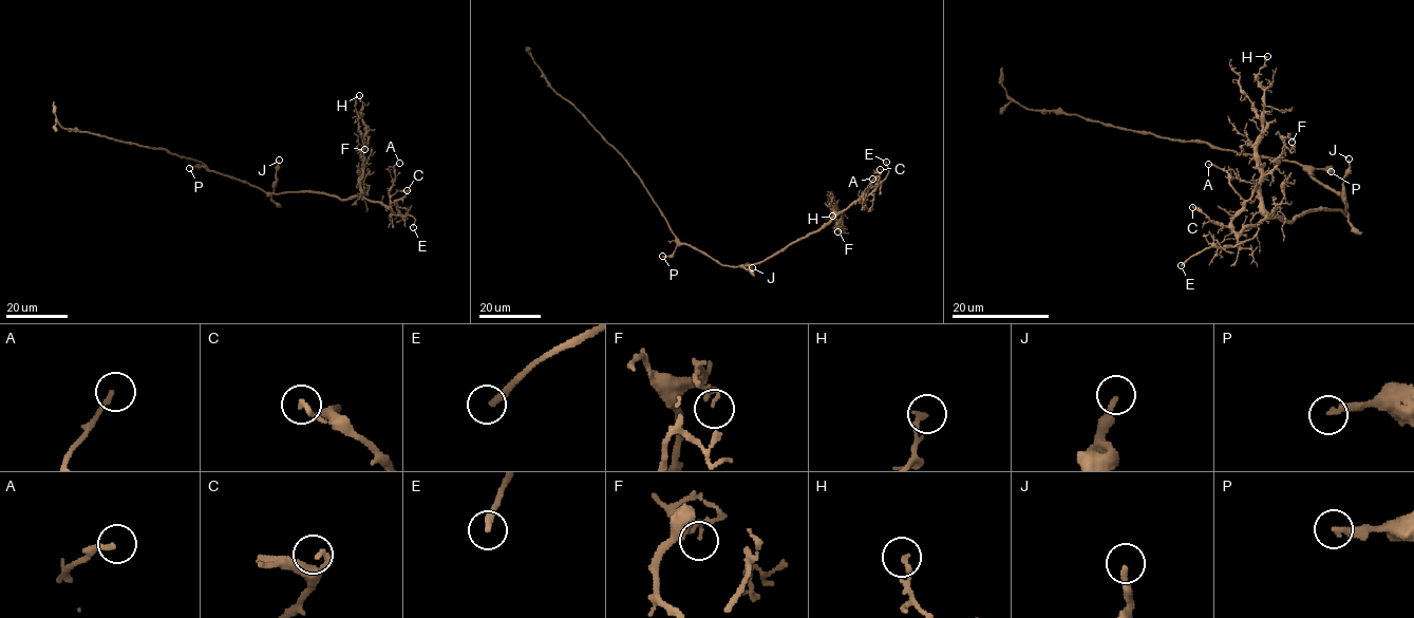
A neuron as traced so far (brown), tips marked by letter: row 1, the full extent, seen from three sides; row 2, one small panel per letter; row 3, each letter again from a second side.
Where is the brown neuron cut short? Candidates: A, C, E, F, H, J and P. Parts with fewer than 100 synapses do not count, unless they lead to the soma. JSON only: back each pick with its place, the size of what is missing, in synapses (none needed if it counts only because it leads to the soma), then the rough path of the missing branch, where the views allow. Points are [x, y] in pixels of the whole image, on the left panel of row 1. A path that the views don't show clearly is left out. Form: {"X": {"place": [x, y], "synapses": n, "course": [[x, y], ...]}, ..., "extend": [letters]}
{"E": {"place": [413, 227], "course": [[413, 227], [412, 233], [428, 230], [425, 242]]}, "extend": ["E"]}

